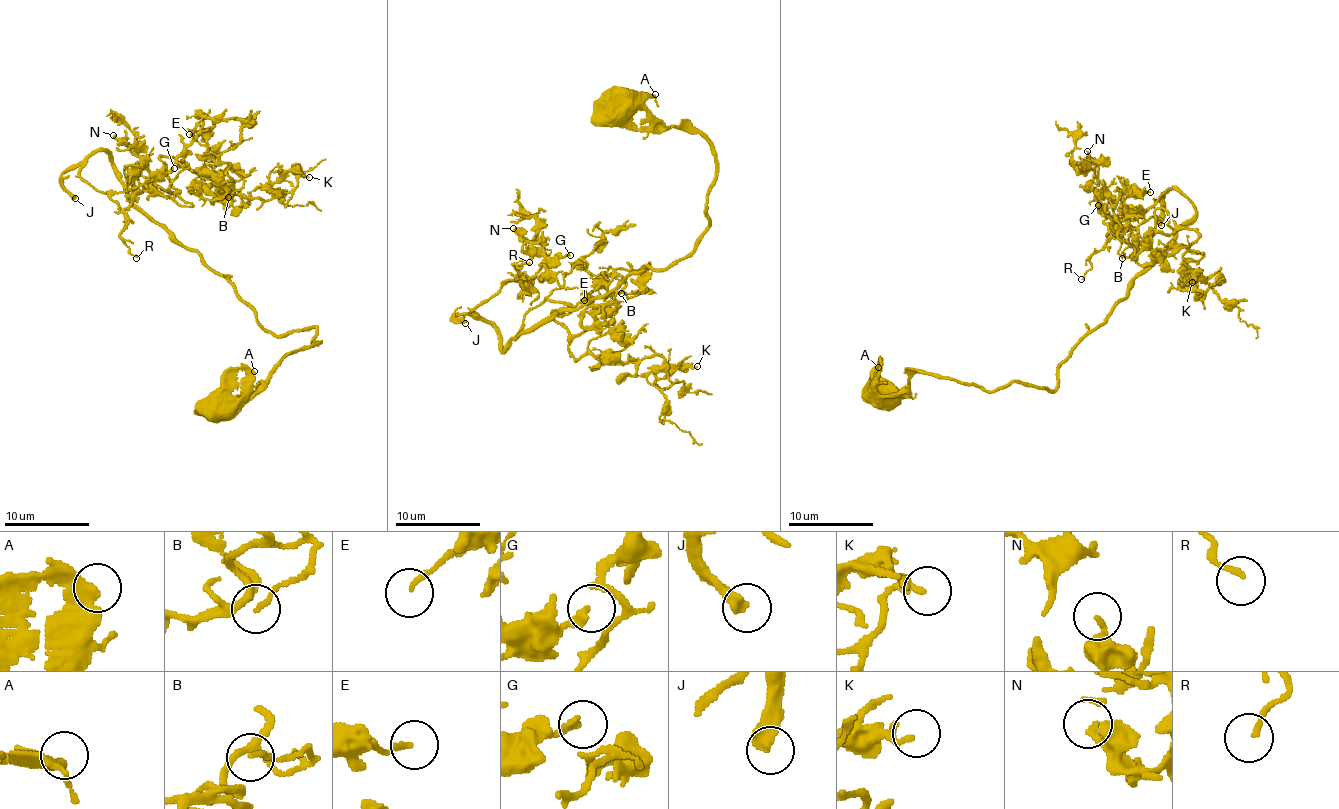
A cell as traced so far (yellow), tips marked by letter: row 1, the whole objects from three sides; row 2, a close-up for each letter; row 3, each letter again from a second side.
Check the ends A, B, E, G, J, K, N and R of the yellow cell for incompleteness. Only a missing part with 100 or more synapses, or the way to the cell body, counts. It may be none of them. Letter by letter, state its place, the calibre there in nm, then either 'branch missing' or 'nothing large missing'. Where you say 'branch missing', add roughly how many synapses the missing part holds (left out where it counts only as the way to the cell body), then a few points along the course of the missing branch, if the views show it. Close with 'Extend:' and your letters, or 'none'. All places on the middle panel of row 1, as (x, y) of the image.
A: (655, 94) | 320 nm | nothing large missing
B: (621, 293) | 140 nm | nothing large missing
E: (584, 300) | 150 nm | nothing large missing
G: (570, 255) | 130 nm | nothing large missing
J: (465, 323) | 400 nm | branch missing | 500 syn | (465, 323), (477, 352), (535, 322), (562, 331), (531, 355), (586, 378), (562, 488)
K: (697, 366) | 120 nm | nothing large missing
N: (513, 228) | 280 nm | nothing large missing
R: (529, 262) | 150 nm | nothing large missing
Extend: J

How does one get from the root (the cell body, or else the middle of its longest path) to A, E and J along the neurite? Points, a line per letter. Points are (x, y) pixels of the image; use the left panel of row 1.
A: (218, 405), (218, 399), (241, 386), (254, 371)
E: (218, 405), (319, 341), (269, 332), (133, 203), (134, 175), (176, 192), (163, 156), (225, 187), (189, 134)
J: (218, 405), (317, 344), (316, 326), (269, 332), (196, 251), (137, 208), (99, 149), (62, 176), (75, 198)

